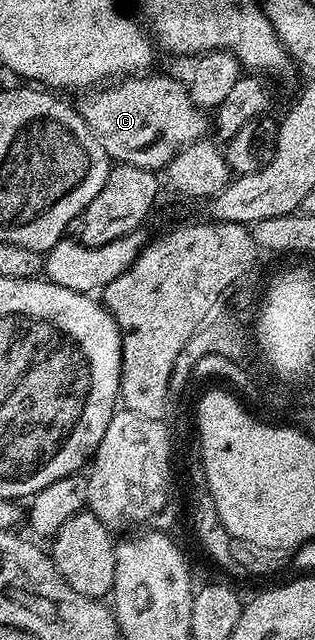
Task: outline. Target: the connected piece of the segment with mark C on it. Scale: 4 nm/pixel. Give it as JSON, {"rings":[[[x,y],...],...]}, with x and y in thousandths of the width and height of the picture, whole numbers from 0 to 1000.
{"rings":[[[422,116],[340,134],[279,141],[248,161],[254,183],[337,234],[346,252],[460,263],[479,269],[530,264],[533,255],[590,228],[651,217],[667,188],[651,170],[603,159],[594,130],[546,119]]]}

